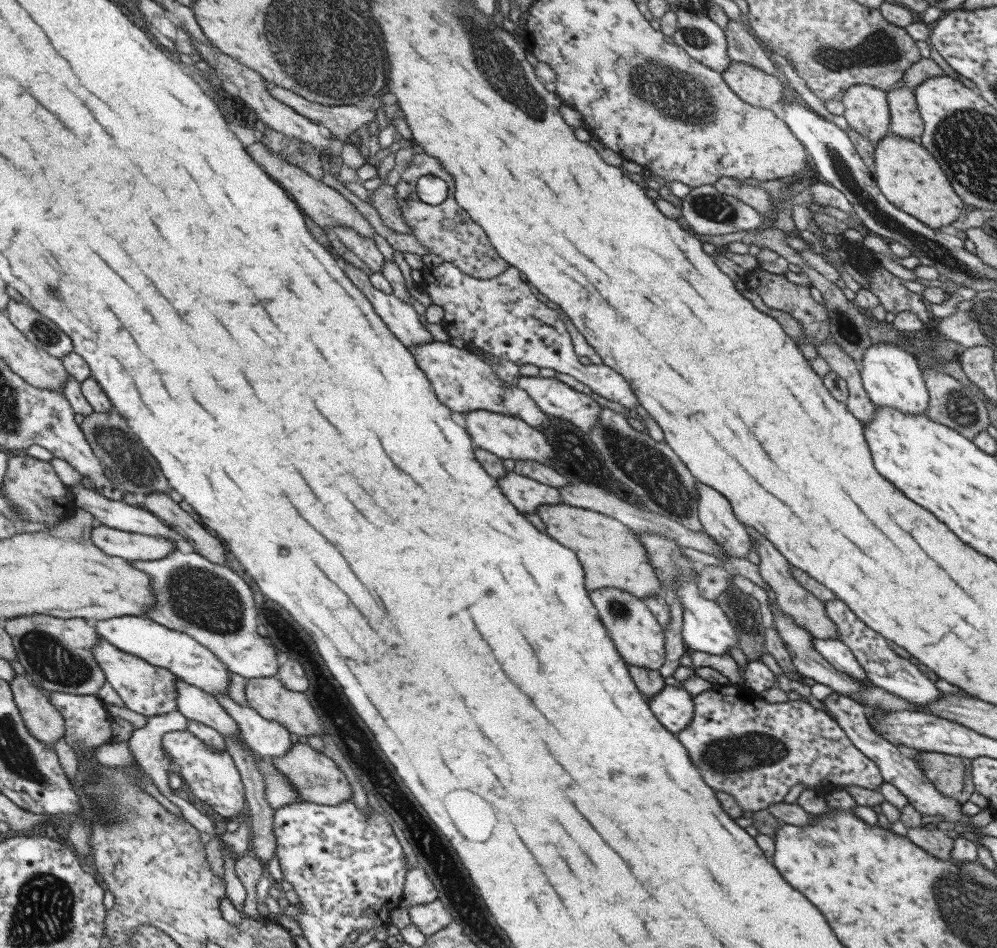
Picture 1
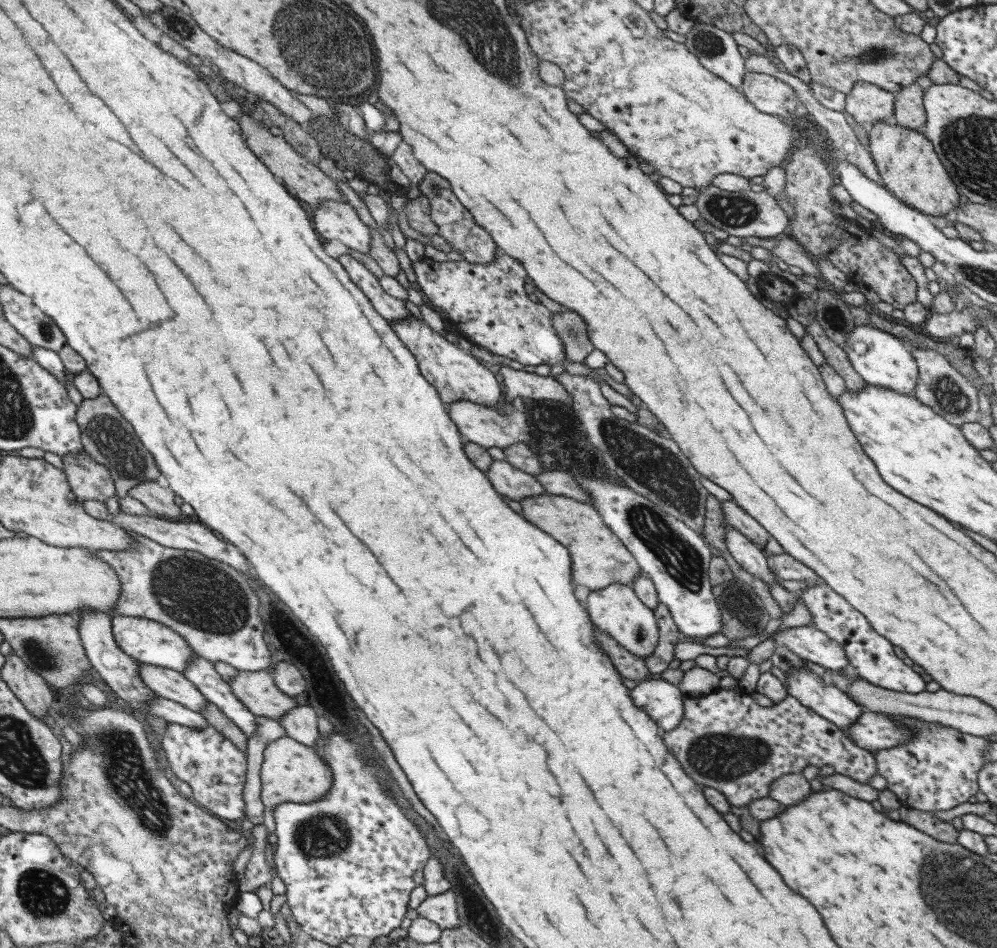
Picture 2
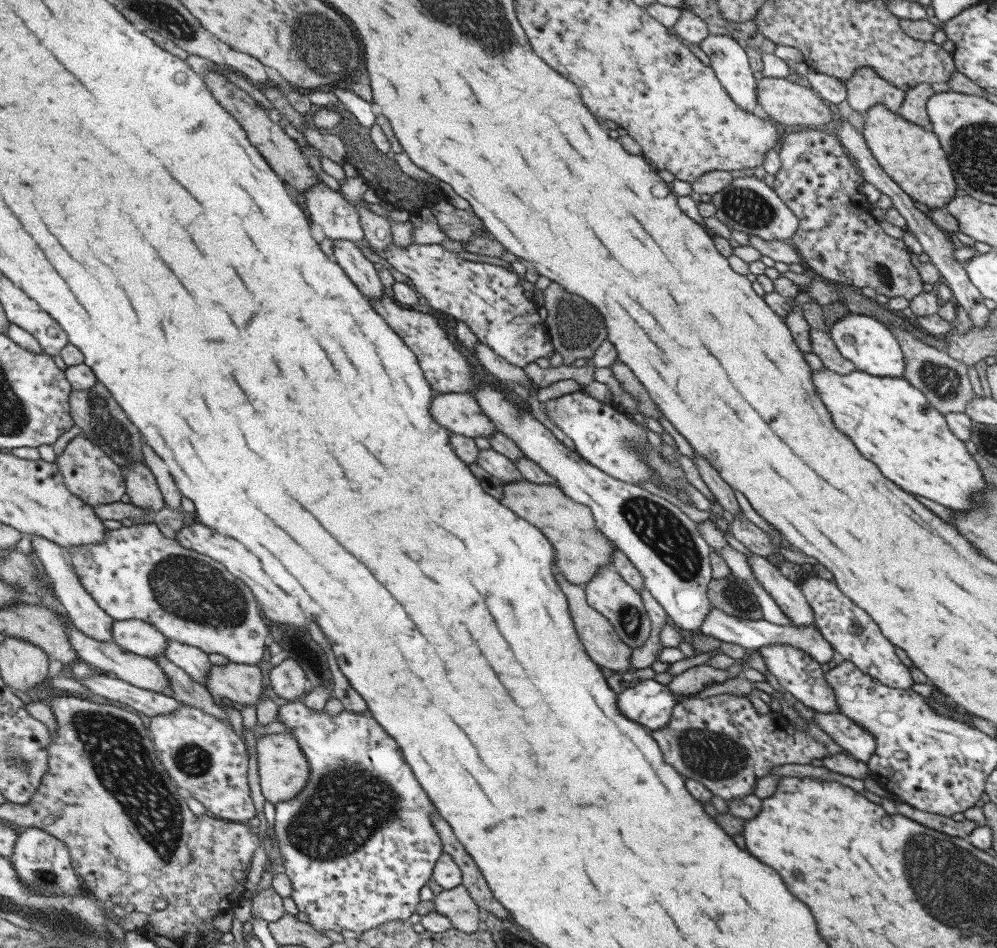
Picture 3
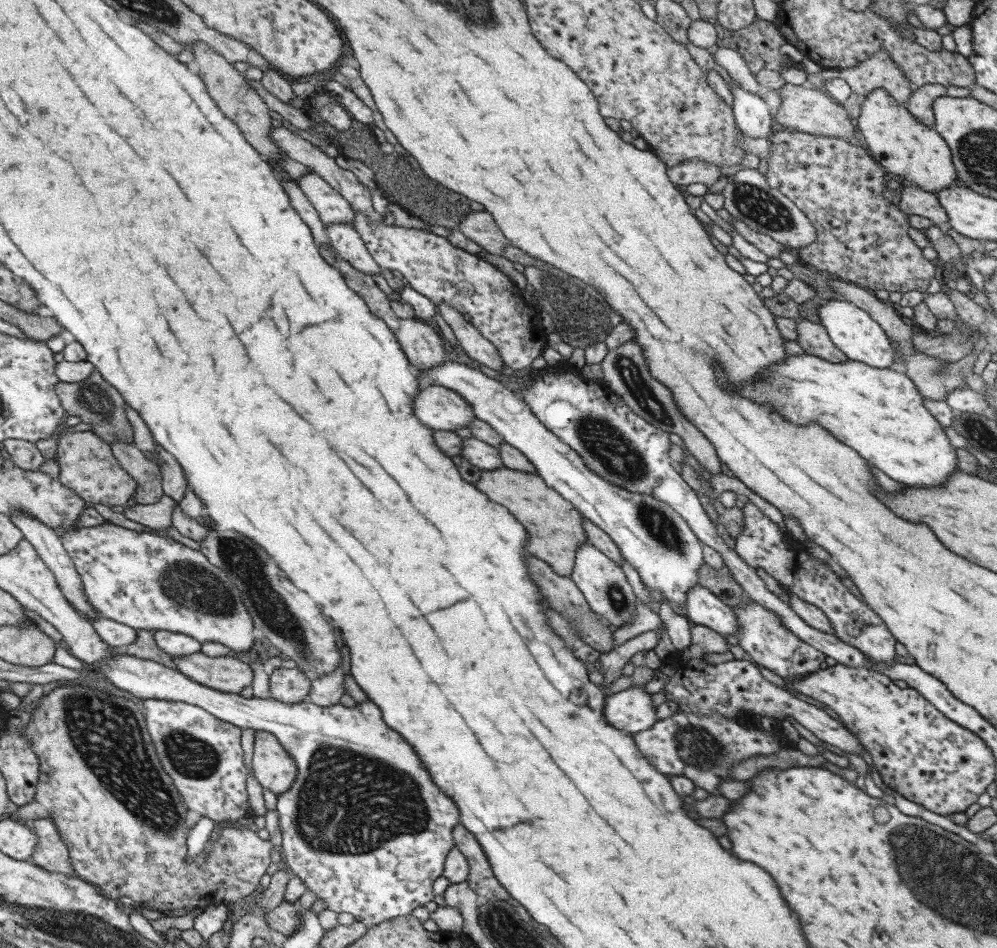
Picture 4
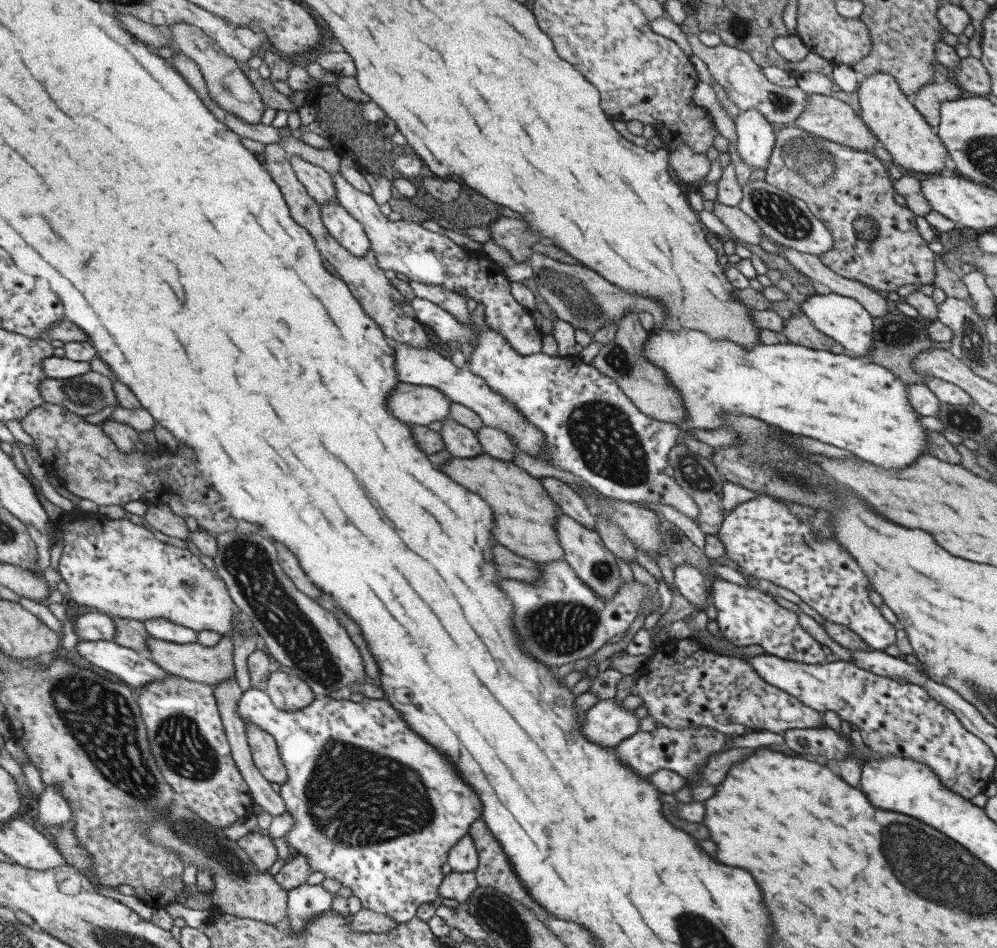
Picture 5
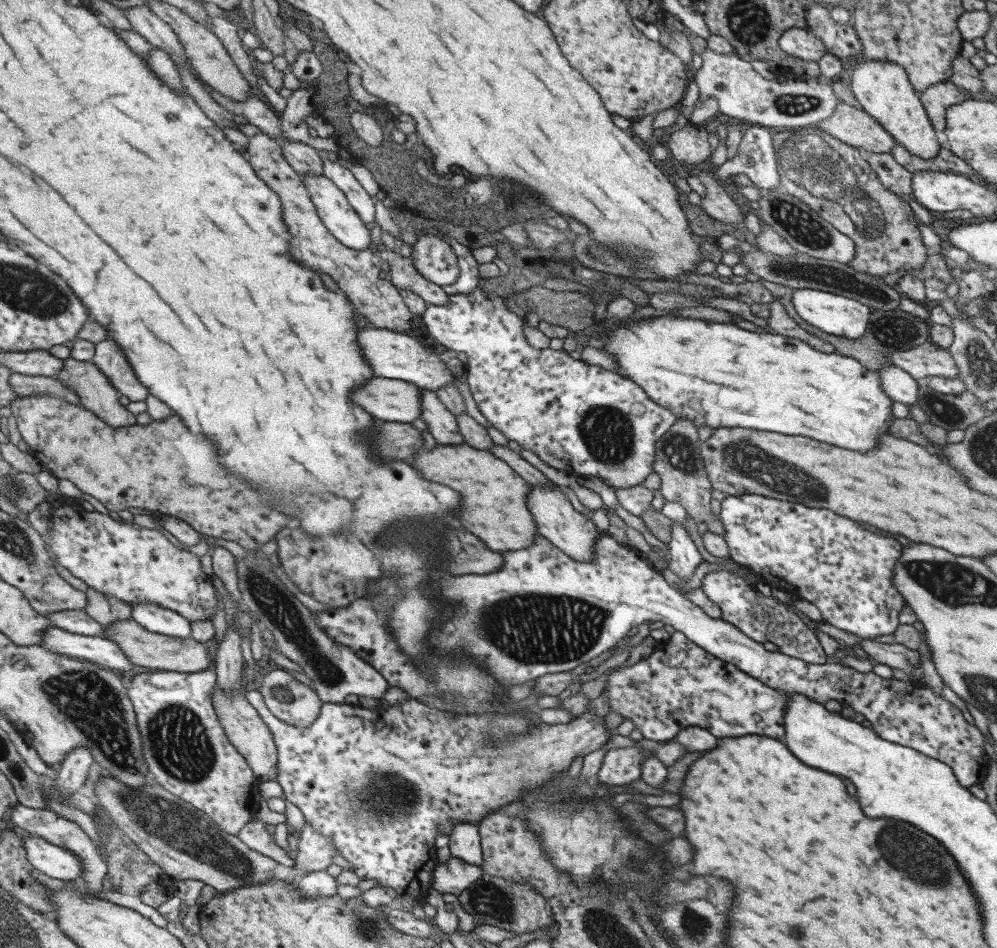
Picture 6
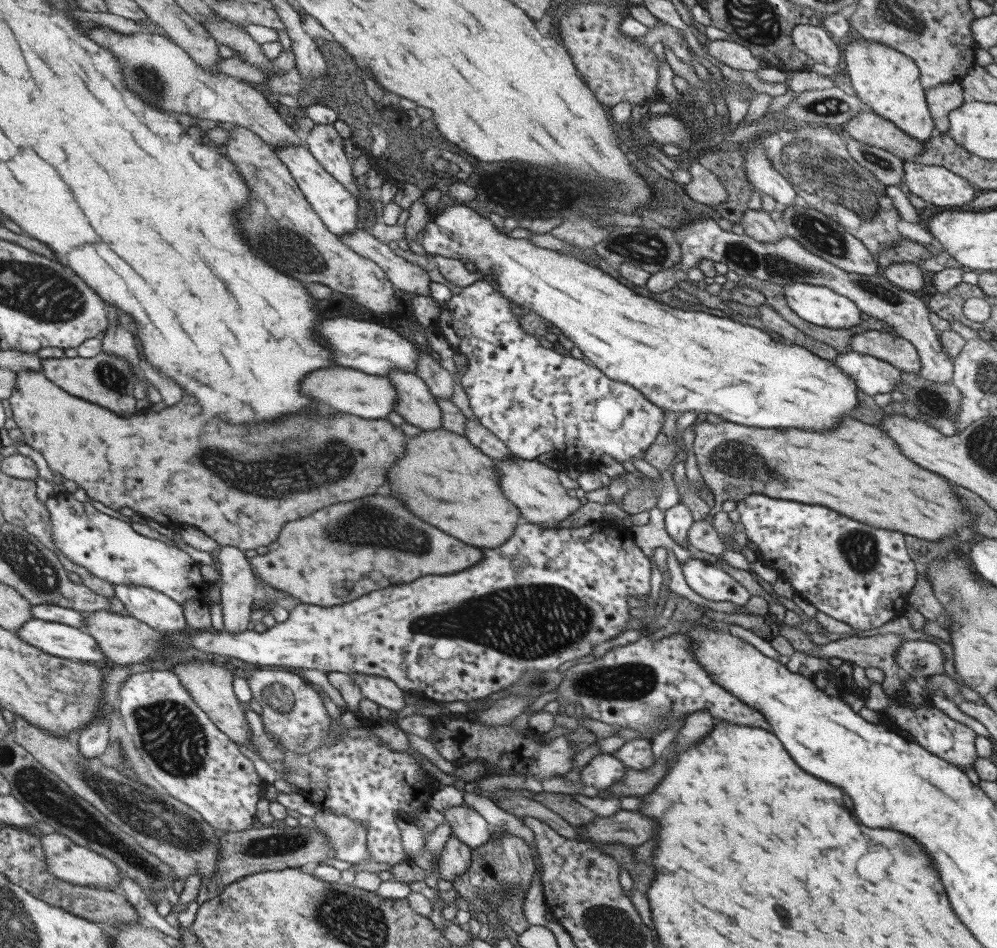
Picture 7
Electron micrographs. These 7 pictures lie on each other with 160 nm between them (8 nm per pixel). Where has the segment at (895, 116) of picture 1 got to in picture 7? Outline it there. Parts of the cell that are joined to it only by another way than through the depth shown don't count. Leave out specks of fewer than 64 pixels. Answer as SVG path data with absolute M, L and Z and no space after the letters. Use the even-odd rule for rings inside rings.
M959 82L937 84L924 93L935 133L946 134L949 128L947 115L963 103L962 88Z

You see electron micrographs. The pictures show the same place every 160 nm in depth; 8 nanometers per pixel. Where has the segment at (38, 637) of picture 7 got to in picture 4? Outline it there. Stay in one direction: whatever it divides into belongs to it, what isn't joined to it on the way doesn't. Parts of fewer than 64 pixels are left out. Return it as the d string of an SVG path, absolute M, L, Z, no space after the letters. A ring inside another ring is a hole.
M122 651L115 653L110 659L101 661L98 668L105 674L106 680L125 692L133 694L137 699L159 699L183 701L187 704L206 710L215 718L221 719L223 722L231 723L241 728L252 728L257 731L265 731L272 734L281 748L293 759L296 766L296 775L291 786L285 791L277 795L277 803L275 811L277 814L277 822L279 830L281 830L281 848L283 850L283 860L287 865L287 869L297 877L305 885L305 888L313 891L317 895L317 899L323 900L326 904L325 909L333 910L333 912L348 912L352 914L355 921L362 922L367 928L379 924L385 920L396 918L397 916L410 915L411 910L416 906L423 906L429 900L433 900L433 891L431 884L436 878L441 876L443 862L447 853L453 848L453 838L451 838L451 829L459 824L459 810L457 806L453 806L453 802L437 788L415 754L414 748L411 748L407 741L389 728L383 721L381 711L377 708L371 699L365 699L363 702L356 703L351 708L345 708L337 703L333 706L320 707L319 705L307 702L305 700L295 704L285 704L271 699L260 699L259 697L243 698L240 693L219 692L212 688L207 688L189 680L183 673L172 668L167 668L162 664L153 662L149 659L140 659L129 656Z

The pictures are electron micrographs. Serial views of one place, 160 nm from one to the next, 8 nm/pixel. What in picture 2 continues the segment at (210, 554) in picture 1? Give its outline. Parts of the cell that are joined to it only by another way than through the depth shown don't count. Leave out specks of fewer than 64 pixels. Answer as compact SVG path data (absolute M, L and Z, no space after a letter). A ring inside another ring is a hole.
M145 481L127 491L127 496L139 500L153 516L176 518L180 514L179 507L173 503L173 492L153 481Z

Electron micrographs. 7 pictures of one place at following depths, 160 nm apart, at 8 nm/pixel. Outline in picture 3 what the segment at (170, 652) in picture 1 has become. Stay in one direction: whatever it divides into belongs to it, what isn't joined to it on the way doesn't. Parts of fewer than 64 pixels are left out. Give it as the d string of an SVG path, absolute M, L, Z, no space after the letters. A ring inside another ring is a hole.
M118 620L110 632L112 641L133 654L154 659L163 655L167 638L142 620Z

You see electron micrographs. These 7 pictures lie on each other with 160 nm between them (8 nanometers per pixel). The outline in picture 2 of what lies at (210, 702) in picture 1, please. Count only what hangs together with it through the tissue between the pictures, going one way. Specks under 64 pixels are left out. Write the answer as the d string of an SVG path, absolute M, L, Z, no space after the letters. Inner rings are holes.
M139 663L138 675L156 696L182 704L199 714L204 709L206 698L180 672Z

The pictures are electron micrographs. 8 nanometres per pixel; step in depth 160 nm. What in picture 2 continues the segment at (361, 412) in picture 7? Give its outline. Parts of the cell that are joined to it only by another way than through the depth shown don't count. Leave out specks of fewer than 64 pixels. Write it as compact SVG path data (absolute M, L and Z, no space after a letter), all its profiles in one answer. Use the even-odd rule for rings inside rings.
M501 394L499 404L503 406L505 411L473 404L468 400L458 400L446 404L446 411L448 417L455 423L463 440L478 444L485 450L493 448L493 446L505 450L506 446L517 443L526 445L527 440L529 440L529 429L525 421L523 400L520 397L507 399L505 395Z

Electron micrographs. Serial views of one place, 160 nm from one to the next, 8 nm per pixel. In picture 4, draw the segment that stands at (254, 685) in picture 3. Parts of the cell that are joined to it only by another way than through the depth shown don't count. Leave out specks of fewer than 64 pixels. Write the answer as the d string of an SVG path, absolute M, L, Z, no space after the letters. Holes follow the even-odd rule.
M199 650L170 659L189 680L219 692L237 694L242 688L249 687L252 681L249 665L235 657L210 657Z

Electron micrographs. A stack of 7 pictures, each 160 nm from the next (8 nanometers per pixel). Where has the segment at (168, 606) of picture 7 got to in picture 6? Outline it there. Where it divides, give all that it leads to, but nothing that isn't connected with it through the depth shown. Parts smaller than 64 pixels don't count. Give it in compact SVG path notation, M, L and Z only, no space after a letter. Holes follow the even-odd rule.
M143 601L130 606L130 618L142 625L147 632L175 638L190 636L190 622L180 614L165 607Z

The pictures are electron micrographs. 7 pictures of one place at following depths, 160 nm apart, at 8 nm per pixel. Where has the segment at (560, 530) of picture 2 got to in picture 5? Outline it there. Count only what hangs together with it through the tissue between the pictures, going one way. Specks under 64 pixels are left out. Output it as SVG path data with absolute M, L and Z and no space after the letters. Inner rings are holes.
M486 453L465 459L453 457L437 468L455 484L478 494L488 504L495 522L493 538L497 544L535 563L563 559L563 551L554 529L556 518L561 512L548 492L543 490L538 478L529 475L512 462L501 462Z

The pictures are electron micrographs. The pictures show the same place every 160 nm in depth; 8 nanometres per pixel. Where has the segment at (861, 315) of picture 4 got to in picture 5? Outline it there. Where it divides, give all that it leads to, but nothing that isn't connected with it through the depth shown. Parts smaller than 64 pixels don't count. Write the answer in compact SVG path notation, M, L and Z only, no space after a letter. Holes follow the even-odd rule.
M820 290L817 291L816 295L805 297L800 304L800 312L811 321L811 325L817 331L839 344L844 349L845 354L858 359L869 356L869 352L873 348L872 317L862 307L862 304L859 304L858 300Z

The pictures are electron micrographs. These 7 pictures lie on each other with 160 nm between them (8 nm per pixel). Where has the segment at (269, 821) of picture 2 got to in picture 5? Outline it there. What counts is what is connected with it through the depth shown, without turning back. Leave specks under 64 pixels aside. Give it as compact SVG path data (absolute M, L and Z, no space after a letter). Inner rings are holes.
M245 723L244 731L255 768L265 780L281 784L286 779L286 768L281 762L276 740L253 723Z

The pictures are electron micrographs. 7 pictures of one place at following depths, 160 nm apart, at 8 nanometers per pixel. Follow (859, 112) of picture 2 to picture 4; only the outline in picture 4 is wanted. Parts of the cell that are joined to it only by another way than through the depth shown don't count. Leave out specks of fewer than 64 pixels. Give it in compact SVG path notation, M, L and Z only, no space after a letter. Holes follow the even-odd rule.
M883 49L874 52L867 60L855 66L840 70L839 77L851 87L852 92L865 96L874 88L886 90L899 104L904 104L912 93L912 84L904 77L898 64L895 64L890 54Z

